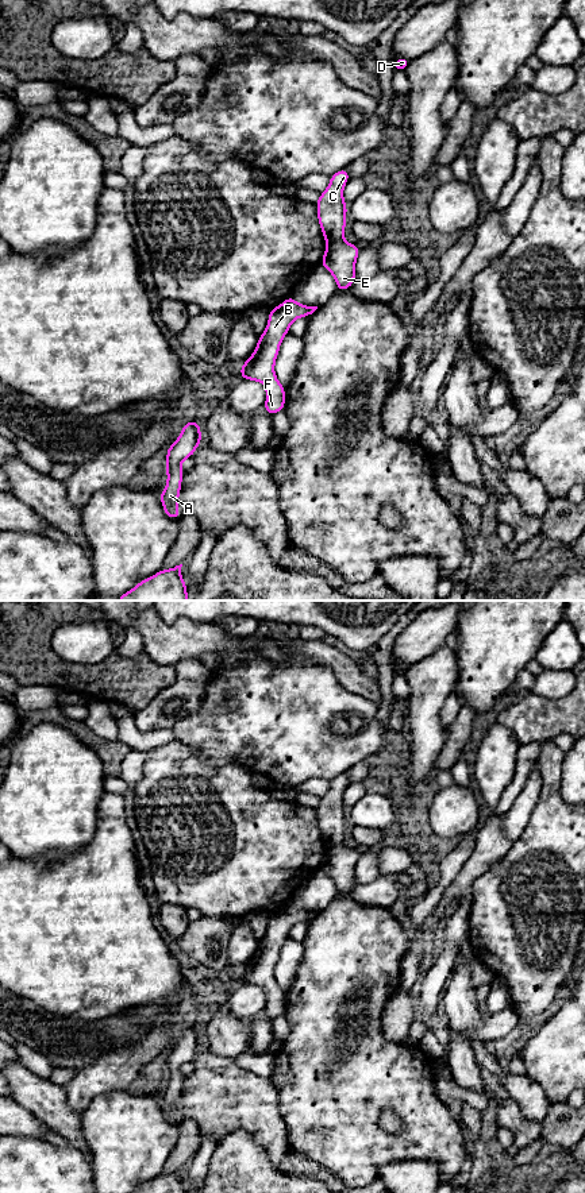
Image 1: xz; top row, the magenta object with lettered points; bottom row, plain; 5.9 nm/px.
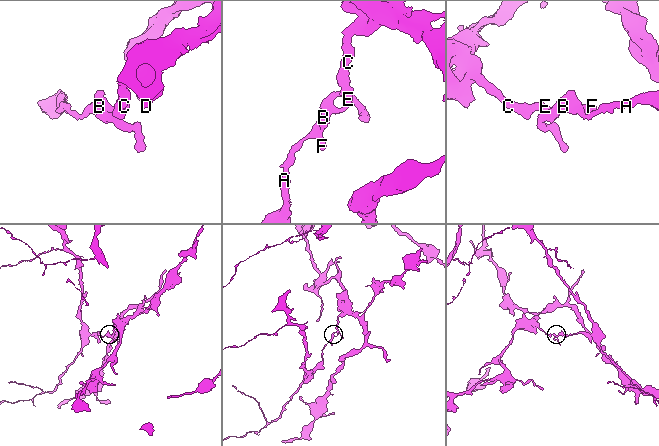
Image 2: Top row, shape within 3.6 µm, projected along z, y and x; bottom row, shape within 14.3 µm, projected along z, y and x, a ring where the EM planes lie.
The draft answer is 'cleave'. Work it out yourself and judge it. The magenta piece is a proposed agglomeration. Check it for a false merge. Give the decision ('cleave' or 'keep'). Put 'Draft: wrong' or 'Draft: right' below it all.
cleave
Draft: right

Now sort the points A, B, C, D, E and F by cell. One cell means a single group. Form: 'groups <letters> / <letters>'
groups A B E F / C D

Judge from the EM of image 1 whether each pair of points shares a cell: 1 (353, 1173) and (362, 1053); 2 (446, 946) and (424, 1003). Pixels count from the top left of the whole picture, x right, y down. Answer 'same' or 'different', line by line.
1: same
2: same

